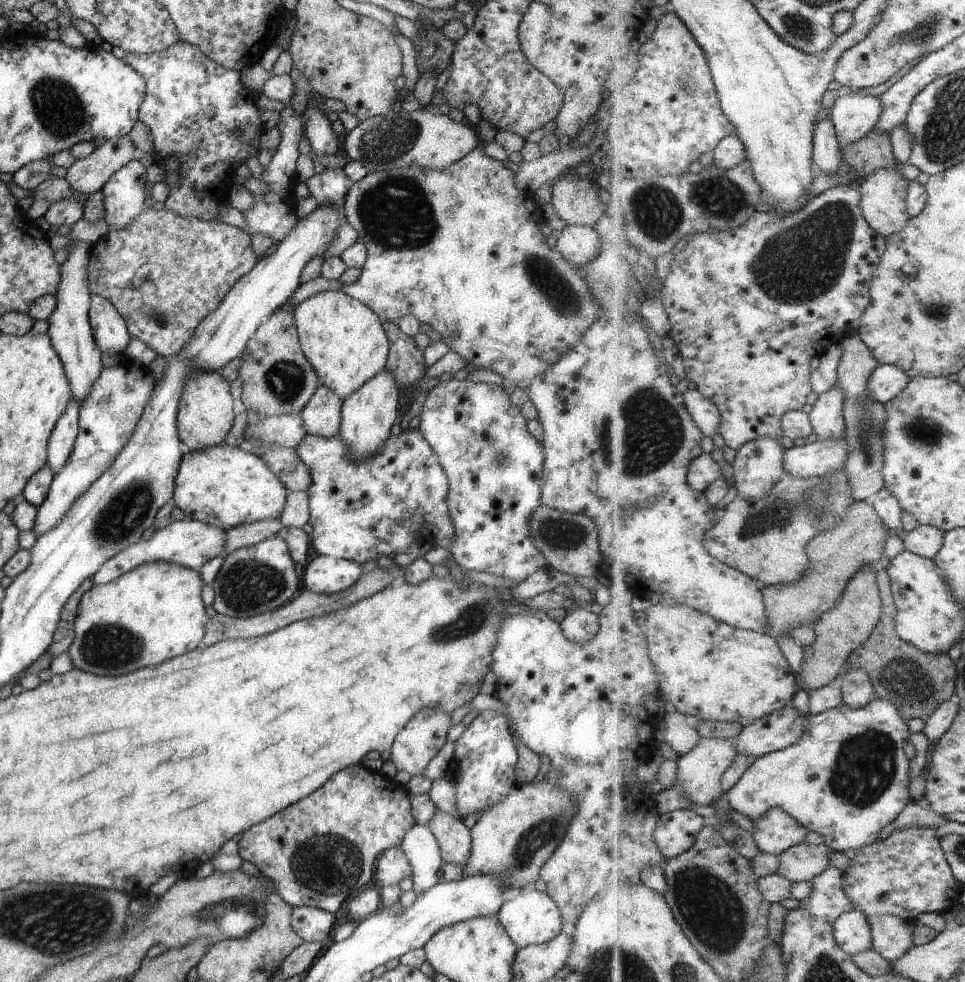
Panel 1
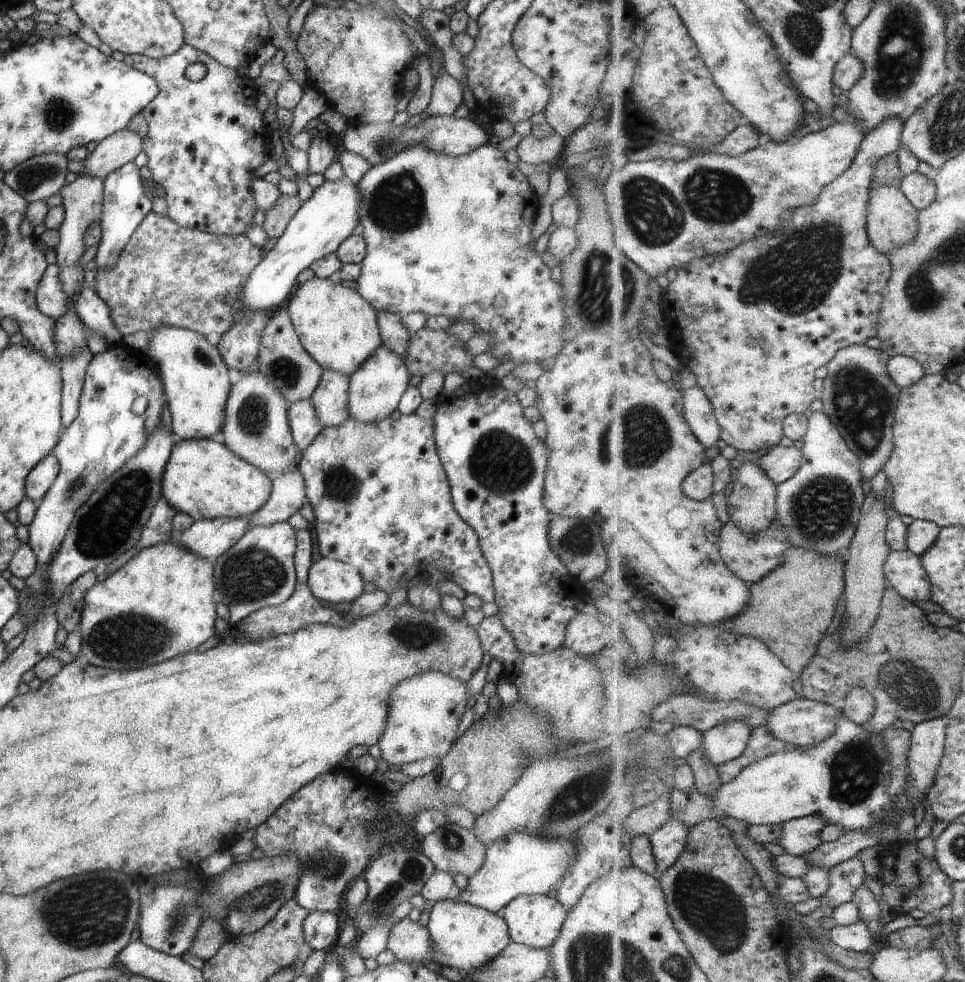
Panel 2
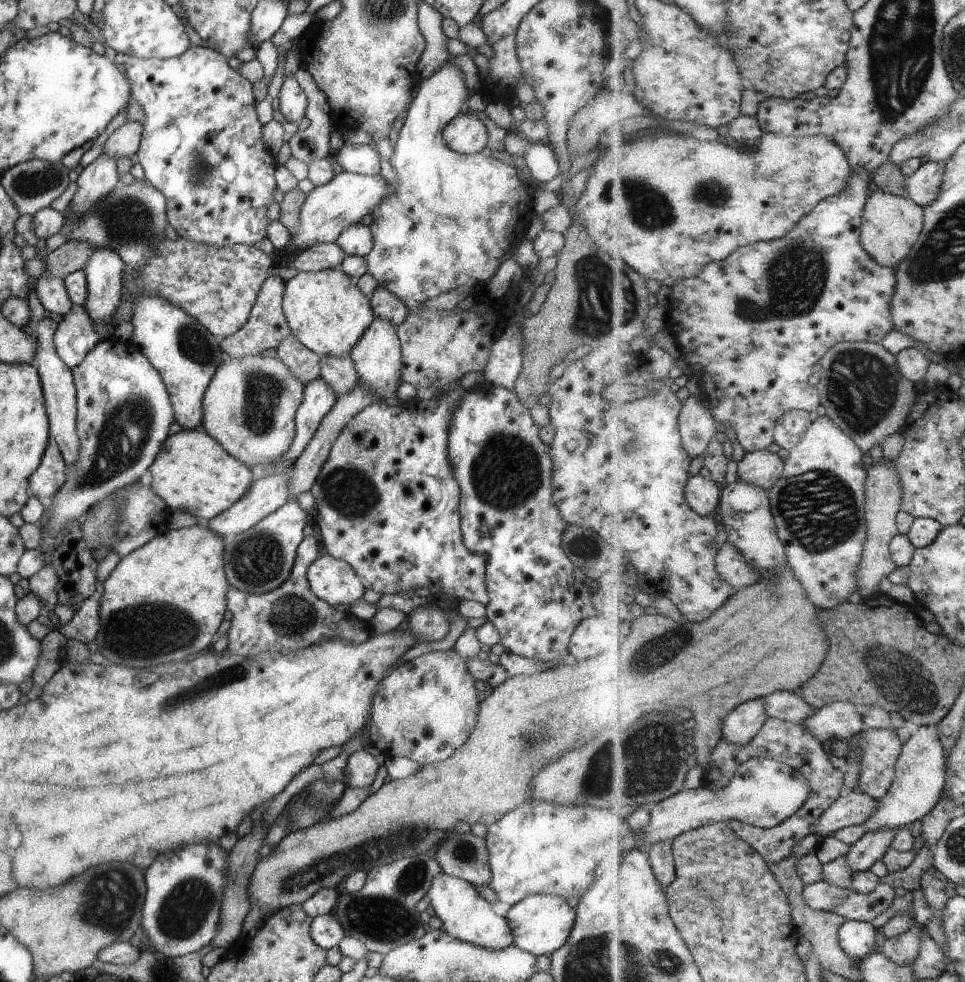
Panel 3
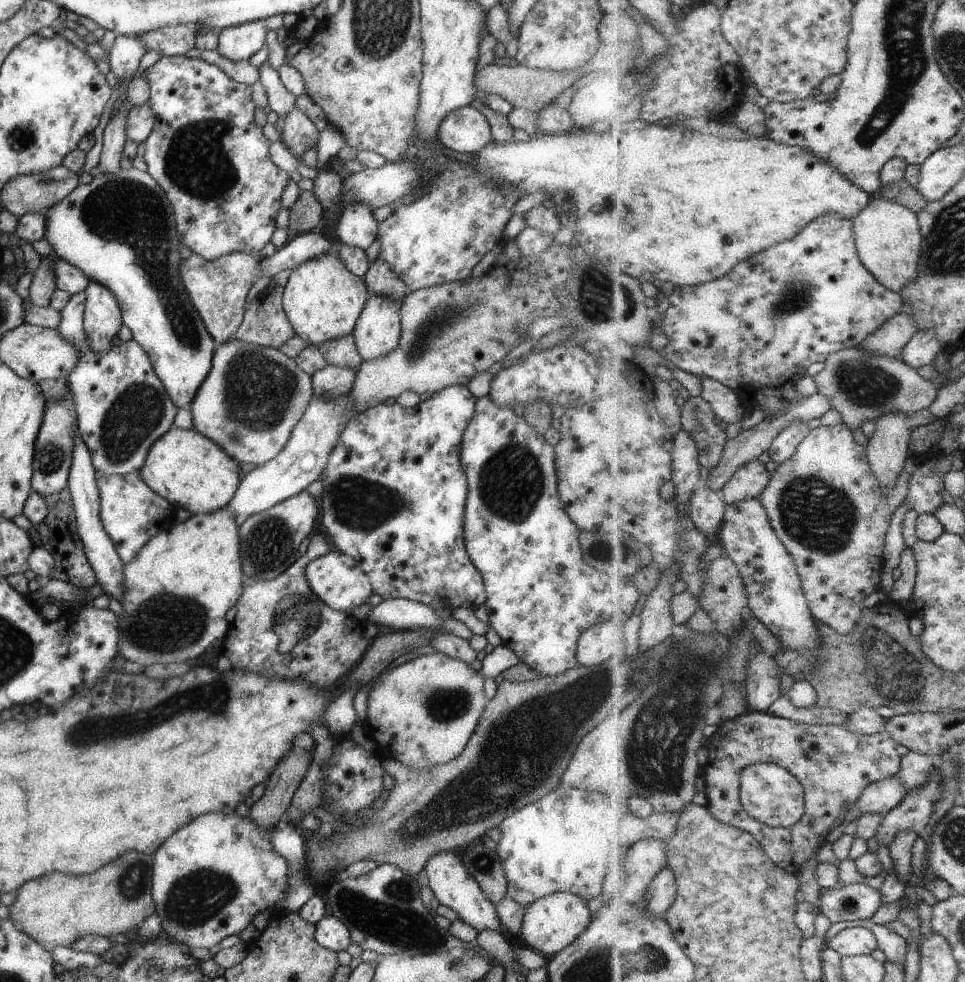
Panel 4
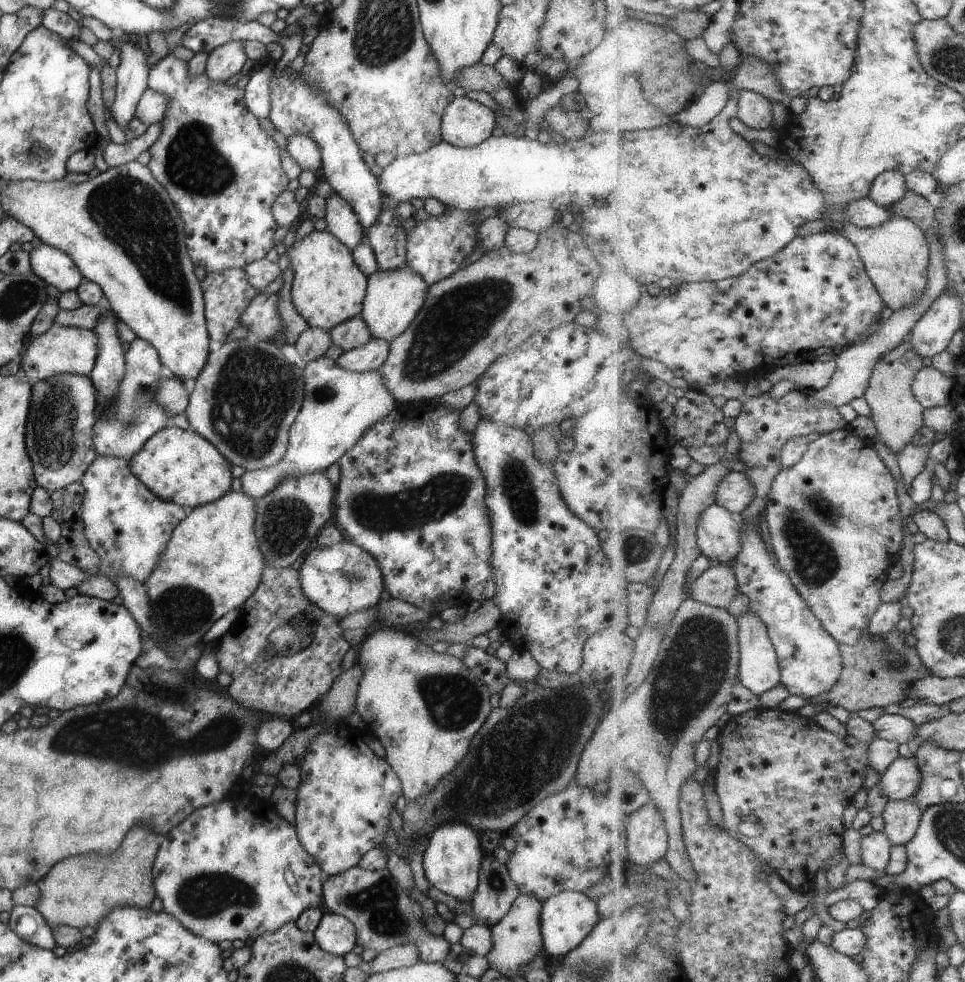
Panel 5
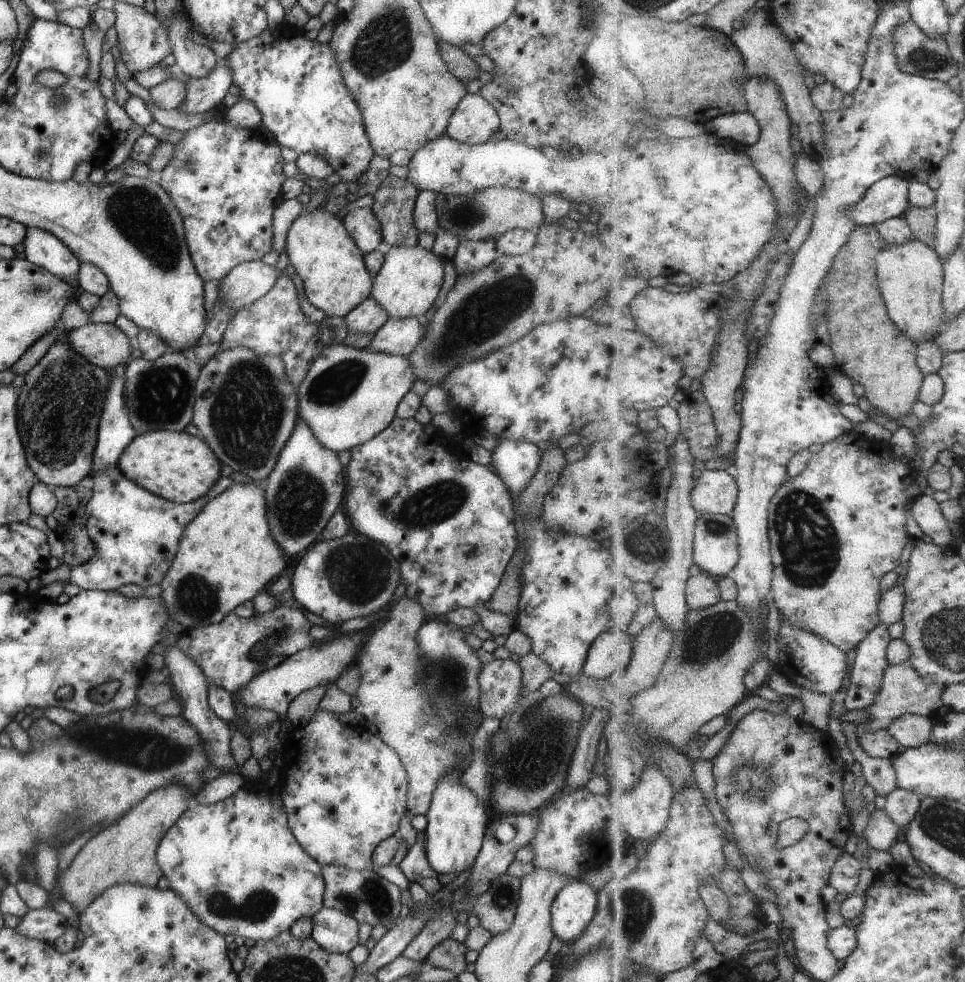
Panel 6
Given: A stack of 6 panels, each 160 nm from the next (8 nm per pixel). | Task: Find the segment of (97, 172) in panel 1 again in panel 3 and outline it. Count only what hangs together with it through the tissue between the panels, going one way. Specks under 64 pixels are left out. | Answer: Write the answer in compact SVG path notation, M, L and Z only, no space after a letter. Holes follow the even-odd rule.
M127 121L107 138L102 153L111 155L115 160L120 156L130 157L138 149L143 125L137 121Z

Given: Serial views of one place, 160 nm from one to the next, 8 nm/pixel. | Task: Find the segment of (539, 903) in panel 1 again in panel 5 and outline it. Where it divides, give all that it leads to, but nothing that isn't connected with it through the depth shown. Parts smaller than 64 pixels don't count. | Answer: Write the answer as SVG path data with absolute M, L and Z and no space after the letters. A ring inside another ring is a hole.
M561 891L542 902L539 911L542 950L545 955L564 956L575 948L600 921L594 895L585 892Z

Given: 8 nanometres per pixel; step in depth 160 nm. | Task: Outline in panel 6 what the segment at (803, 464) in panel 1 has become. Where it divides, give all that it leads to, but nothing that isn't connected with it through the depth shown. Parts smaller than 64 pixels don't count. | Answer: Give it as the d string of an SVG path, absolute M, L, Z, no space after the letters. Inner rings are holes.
M706 470L696 480L692 491L692 504L698 515L732 516L738 496L738 483L731 474L723 470Z

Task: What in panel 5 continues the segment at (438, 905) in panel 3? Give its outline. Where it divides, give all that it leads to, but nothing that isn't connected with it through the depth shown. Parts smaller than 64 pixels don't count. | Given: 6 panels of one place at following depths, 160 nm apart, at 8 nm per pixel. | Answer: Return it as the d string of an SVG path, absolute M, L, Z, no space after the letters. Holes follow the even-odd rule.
M459 821L441 823L433 828L428 834L426 847L422 854L422 867L430 886L434 886L459 902L469 902L478 883L478 870L484 855L484 851L479 844L479 835L480 833L471 828L467 823Z

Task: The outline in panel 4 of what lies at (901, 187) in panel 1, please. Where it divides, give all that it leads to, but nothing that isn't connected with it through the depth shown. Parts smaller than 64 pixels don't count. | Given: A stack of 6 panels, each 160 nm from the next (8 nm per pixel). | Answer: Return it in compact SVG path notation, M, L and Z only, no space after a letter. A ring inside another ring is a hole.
M877 195L853 221L859 258L883 286L901 294L918 280L923 242L918 214L901 203Z

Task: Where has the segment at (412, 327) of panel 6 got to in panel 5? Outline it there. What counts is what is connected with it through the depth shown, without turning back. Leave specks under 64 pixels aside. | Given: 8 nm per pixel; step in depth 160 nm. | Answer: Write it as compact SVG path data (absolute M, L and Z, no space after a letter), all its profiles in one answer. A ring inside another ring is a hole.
M371 337L361 346L343 351L336 361L350 371L378 369L387 358L390 341Z

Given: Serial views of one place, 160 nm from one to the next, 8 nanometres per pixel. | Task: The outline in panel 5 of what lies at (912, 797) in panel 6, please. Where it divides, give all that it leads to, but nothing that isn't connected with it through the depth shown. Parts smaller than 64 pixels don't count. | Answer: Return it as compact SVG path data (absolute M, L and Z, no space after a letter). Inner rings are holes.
M913 798L892 800L887 803L884 833L893 845L903 845L914 839L922 819L922 810Z

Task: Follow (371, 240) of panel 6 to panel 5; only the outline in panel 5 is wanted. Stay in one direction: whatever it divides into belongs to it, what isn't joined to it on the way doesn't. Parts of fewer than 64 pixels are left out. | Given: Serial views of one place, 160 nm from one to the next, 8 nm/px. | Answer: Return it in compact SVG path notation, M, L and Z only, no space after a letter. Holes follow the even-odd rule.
M337 193L326 198L325 230L338 238L347 248L354 249L365 240L357 215Z

